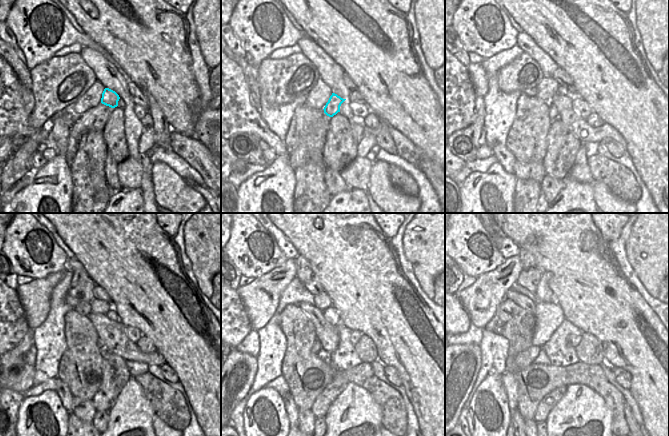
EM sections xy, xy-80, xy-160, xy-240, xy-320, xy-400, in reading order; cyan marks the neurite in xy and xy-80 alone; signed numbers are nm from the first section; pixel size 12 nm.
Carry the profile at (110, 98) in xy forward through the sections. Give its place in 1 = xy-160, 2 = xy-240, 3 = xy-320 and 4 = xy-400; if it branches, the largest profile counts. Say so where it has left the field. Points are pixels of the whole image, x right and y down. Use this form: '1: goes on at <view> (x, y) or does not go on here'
1: goes on at xy-160 (553, 113)
2: goes on at xy-240 (100, 344)
3: goes on at xy-320 (316, 347)
4: goes on at xy-400 (525, 358)

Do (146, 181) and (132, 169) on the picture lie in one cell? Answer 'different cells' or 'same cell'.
different cells

